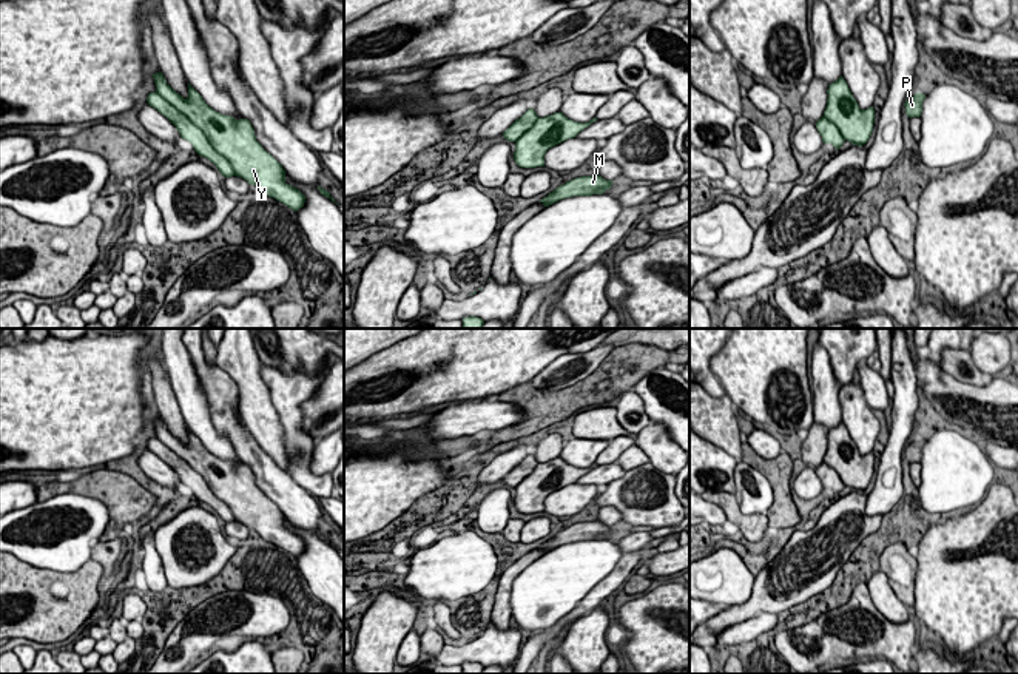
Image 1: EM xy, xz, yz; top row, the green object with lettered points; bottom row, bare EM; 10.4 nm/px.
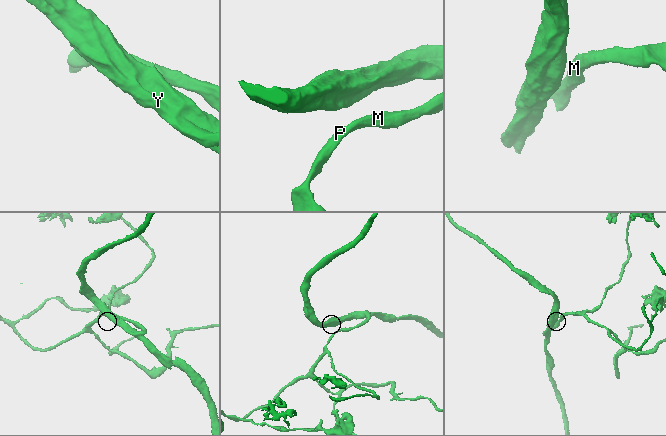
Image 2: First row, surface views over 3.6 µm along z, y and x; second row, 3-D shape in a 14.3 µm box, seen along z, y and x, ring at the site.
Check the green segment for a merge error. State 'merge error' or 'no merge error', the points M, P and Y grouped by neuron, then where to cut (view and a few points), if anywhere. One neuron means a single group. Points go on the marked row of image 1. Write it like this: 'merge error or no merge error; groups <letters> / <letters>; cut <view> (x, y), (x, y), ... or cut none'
no merge error; groups M P Y; cut none

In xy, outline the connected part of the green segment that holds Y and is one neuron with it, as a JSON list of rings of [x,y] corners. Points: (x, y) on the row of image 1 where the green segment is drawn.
[[[160,71],[151,76],[156,91],[148,94],[148,105],[165,116],[222,176],[242,177],[293,211],[304,207],[305,196],[285,182],[285,170],[256,140],[250,120],[214,111],[190,83],[188,97],[184,99]]]

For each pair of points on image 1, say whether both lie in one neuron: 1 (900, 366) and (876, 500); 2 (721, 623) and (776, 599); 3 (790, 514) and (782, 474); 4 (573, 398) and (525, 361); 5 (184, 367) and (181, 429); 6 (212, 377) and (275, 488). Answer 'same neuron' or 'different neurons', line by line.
1: same neuron
2: same neuron
3: same neuron
4: different neurons
5: different neurons
6: same neuron

